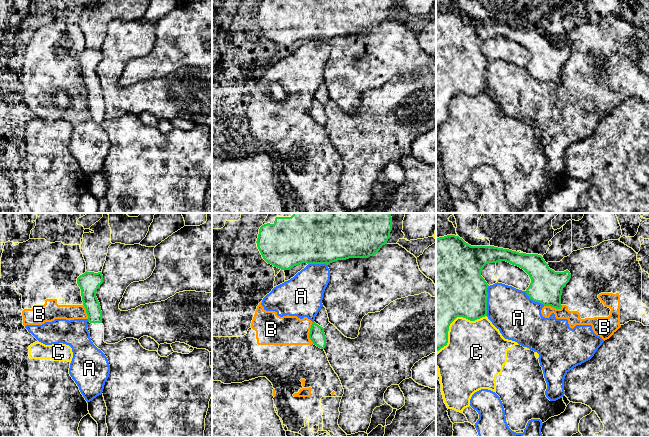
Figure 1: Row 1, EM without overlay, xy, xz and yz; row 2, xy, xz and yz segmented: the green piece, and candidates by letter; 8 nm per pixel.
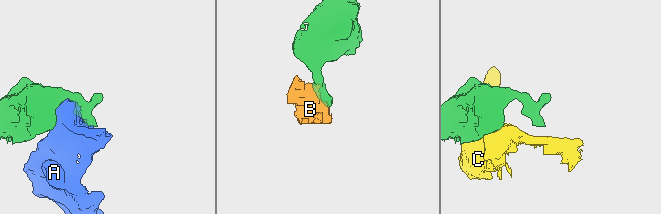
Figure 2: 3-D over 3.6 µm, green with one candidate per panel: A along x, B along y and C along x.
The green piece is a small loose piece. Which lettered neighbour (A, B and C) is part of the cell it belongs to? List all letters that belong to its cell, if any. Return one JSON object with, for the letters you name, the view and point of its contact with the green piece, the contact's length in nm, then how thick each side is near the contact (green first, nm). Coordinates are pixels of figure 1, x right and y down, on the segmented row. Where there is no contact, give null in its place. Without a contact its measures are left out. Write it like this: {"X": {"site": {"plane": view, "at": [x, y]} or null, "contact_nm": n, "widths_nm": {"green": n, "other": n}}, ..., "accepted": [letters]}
{"accepted": []}

